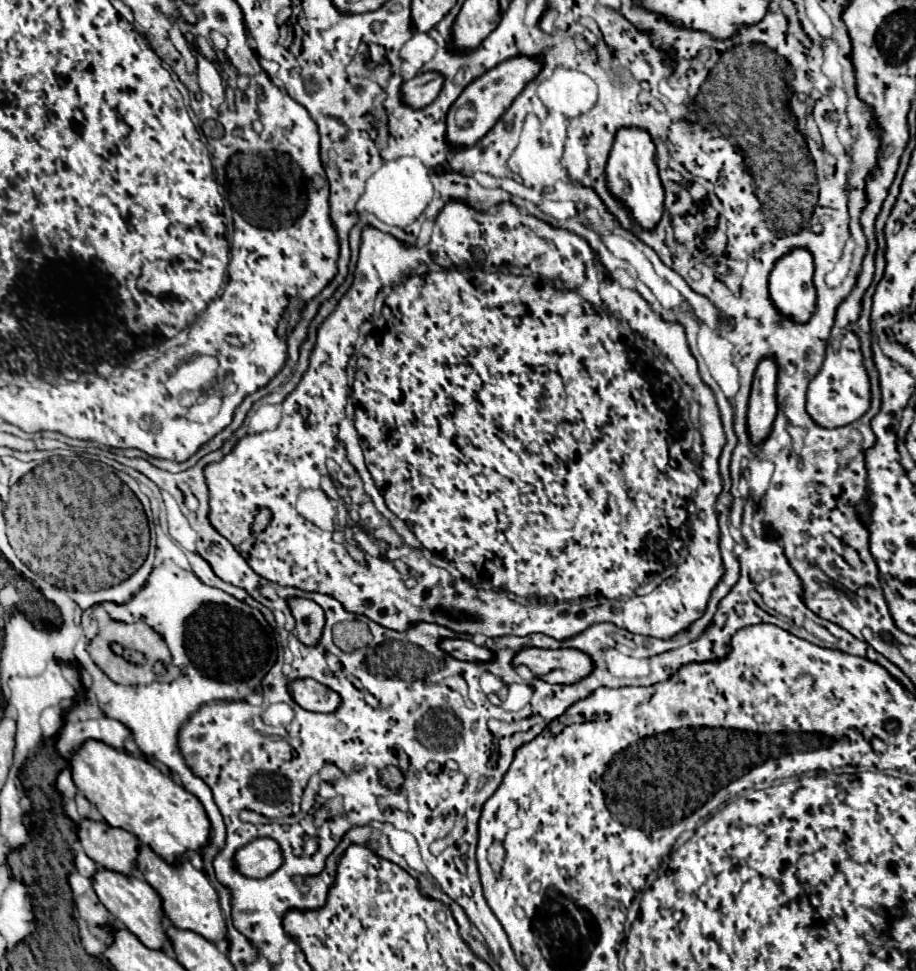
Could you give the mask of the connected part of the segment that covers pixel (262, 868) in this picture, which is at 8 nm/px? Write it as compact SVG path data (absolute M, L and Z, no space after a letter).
M262 837L242 847L236 853L236 863L240 873L258 879L274 873L284 863L284 855L280 851L280 845L274 839Z

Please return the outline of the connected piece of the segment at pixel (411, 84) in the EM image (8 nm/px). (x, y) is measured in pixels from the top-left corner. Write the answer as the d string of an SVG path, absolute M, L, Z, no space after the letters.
M424 71L402 85L402 97L408 105L420 109L436 99L440 87L444 87L444 75L436 71Z

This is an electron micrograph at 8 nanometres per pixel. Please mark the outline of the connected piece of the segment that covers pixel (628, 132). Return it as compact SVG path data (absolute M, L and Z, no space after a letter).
M622 127L616 137L610 151L610 159L606 165L606 177L610 191L624 201L624 205L632 211L634 219L640 227L652 229L660 217L662 217L662 205L664 205L664 189L658 175L656 165L656 145L646 129L640 127Z

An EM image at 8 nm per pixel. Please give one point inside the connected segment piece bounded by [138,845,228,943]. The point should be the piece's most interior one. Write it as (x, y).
(190, 902)

